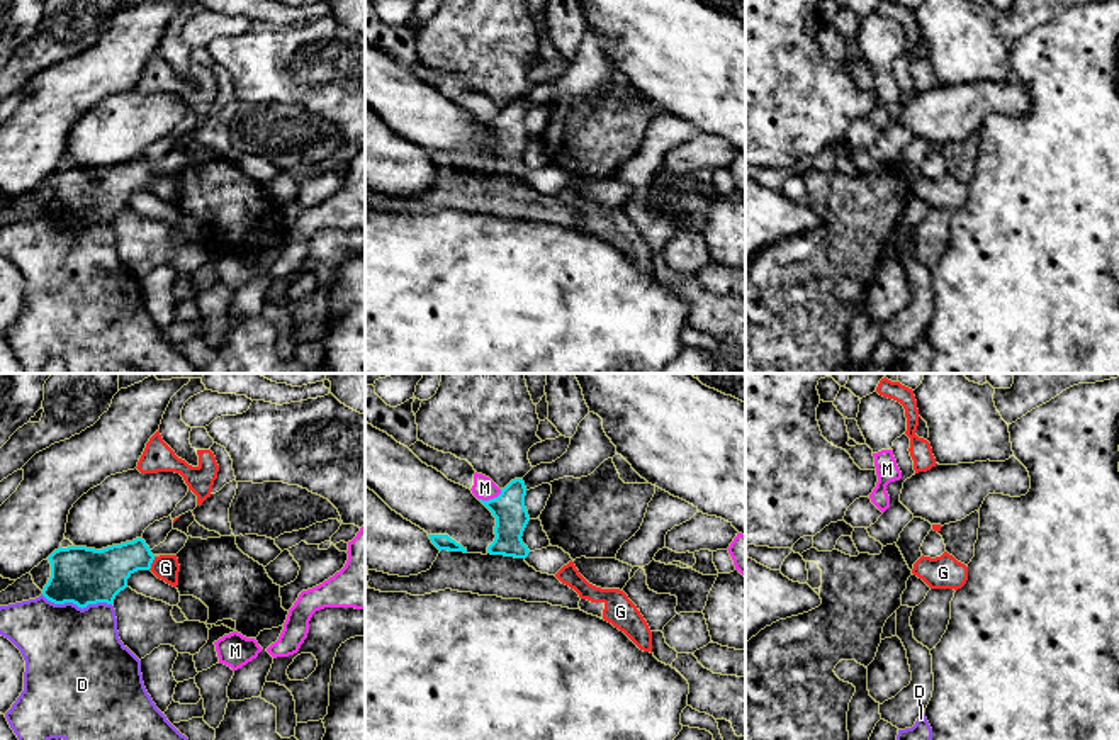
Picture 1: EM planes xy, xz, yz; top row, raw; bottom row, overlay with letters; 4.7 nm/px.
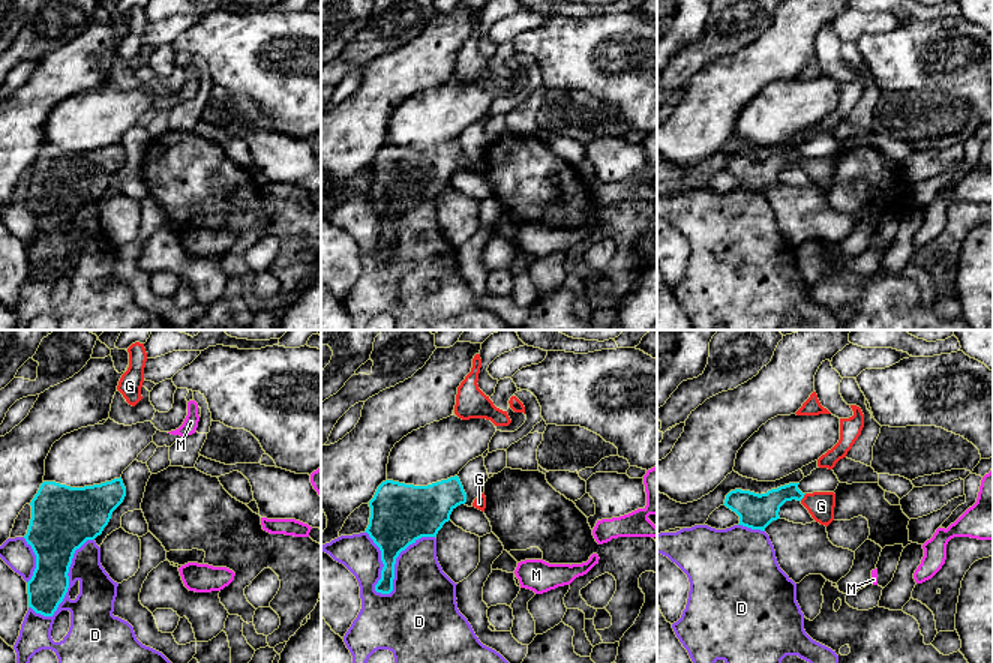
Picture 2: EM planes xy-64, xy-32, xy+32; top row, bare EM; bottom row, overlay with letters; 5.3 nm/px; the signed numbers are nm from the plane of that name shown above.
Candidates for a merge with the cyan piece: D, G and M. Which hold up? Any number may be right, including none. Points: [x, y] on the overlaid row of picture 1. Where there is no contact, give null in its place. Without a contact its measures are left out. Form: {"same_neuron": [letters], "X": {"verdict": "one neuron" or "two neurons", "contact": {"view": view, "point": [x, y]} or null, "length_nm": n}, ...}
{"same_neuron": ["G"], "D": {"verdict": "two neurons", "contact": {"view": "xy", "point": [77, 605]}, "length_nm": 340}, "G": {"verdict": "one neuron", "contact": {"view": "xy", "point": [151, 562]}, "length_nm": 70}, "M": {"verdict": "two neurons", "contact": {"view": "xz", "point": [491, 499]}, "length_nm": 120}}

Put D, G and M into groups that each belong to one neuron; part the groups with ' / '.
D / G / M

